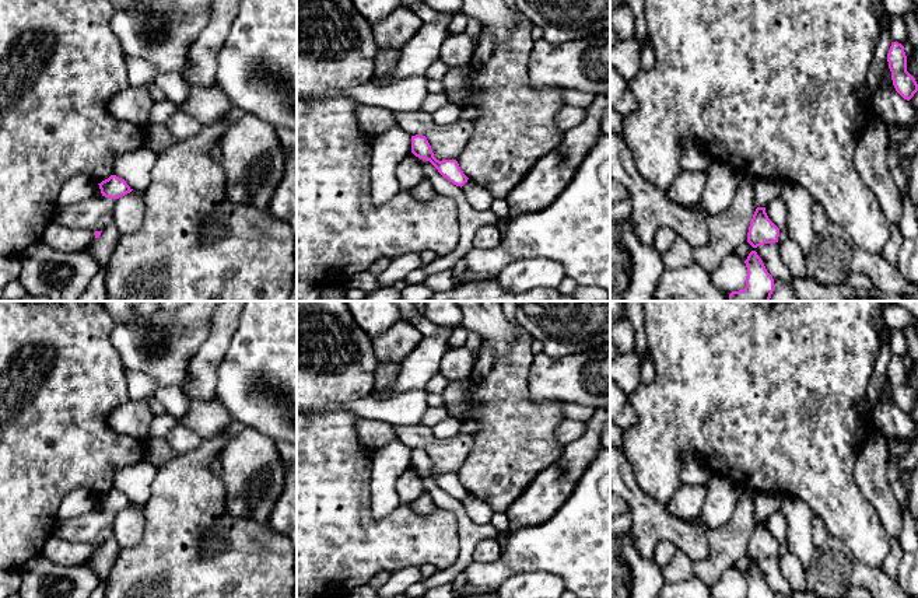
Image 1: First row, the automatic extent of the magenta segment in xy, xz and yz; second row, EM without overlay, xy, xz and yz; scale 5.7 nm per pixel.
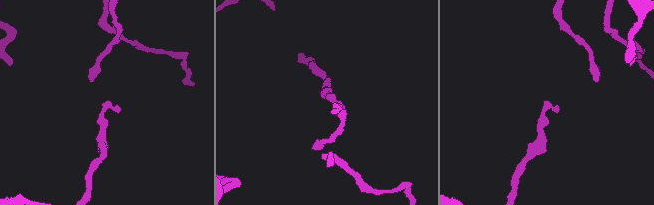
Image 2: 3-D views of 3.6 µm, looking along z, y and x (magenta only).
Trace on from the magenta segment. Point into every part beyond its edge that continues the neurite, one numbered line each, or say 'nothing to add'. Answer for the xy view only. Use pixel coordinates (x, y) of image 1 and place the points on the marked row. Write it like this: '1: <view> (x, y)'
nothing to add

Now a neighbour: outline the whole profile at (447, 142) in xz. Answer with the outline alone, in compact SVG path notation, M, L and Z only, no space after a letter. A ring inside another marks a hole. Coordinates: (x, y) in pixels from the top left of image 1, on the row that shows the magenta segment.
M456 120L445 126L435 126L425 137L437 160L458 160L472 132L473 120Z

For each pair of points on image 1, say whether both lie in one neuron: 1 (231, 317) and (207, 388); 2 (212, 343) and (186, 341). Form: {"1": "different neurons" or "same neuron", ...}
{"1": "same neuron", "2": "different neurons"}

